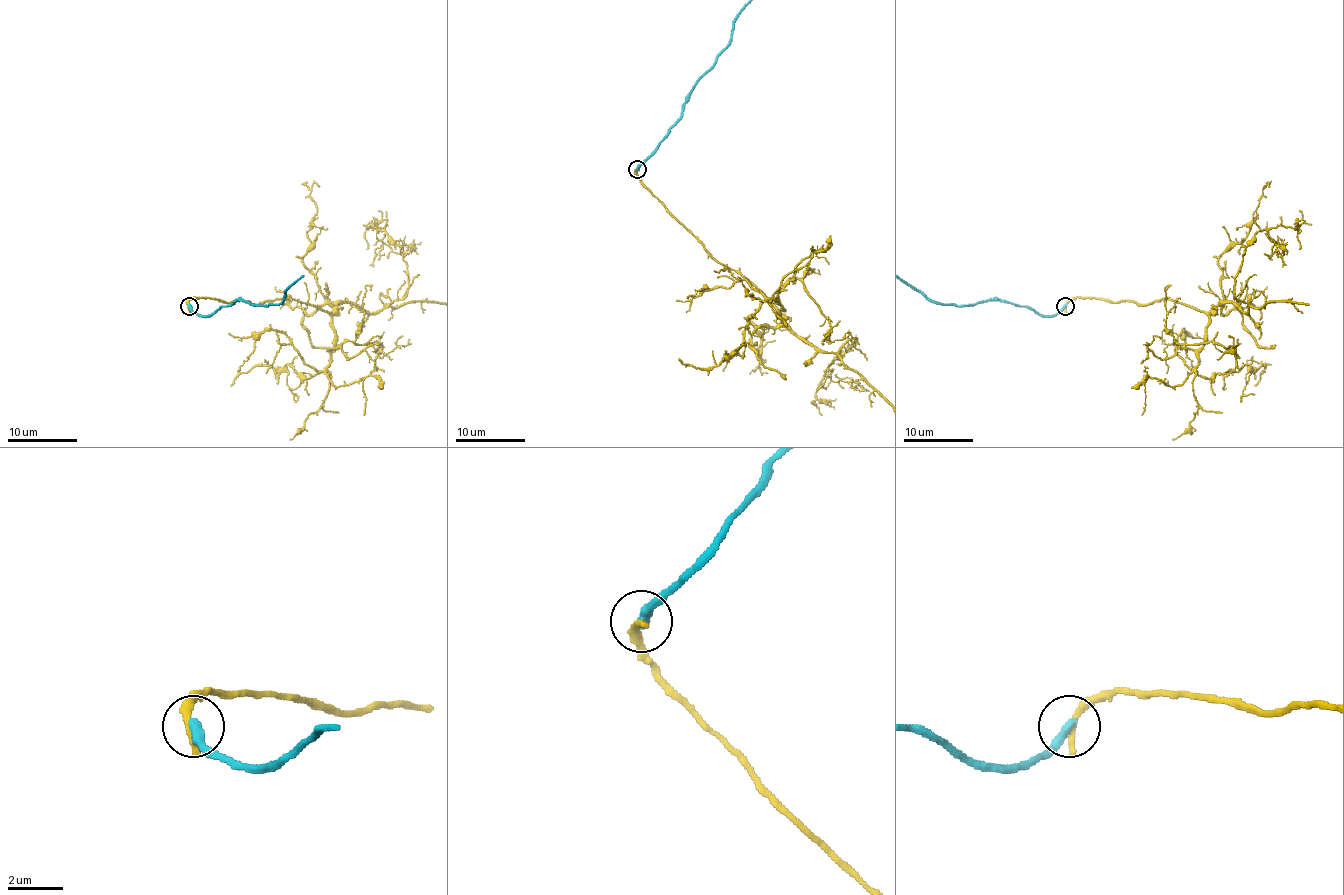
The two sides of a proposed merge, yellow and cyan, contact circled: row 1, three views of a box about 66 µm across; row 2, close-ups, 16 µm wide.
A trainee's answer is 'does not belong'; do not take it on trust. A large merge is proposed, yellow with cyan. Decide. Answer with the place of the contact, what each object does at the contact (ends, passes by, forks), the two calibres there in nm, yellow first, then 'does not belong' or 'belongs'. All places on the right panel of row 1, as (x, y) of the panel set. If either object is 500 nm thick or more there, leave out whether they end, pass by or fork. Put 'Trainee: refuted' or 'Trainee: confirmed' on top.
Trainee: confirmed
at (1065, 306); yellow ends there; cyan ends there; 320 nm thick on the yellow side, 380 nm on the other; does not belong

